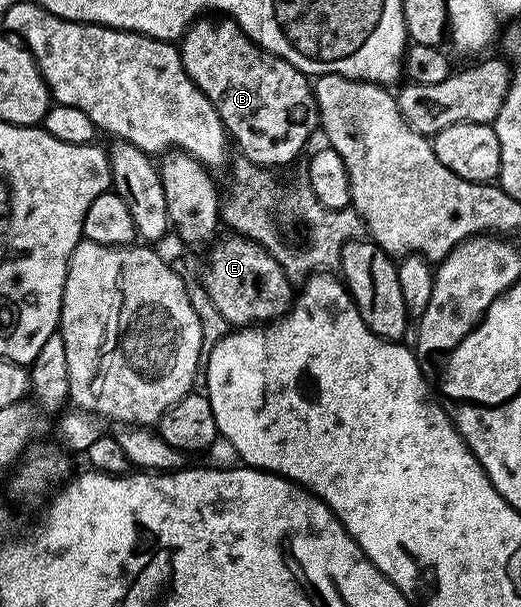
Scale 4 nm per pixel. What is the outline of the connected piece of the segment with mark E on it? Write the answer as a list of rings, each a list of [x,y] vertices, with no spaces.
[[[235,233],[227,235],[227,239],[219,238],[209,248],[206,268],[200,272],[200,280],[212,304],[234,329],[265,325],[282,318],[296,298],[295,284],[276,263],[275,257],[256,241]]]

